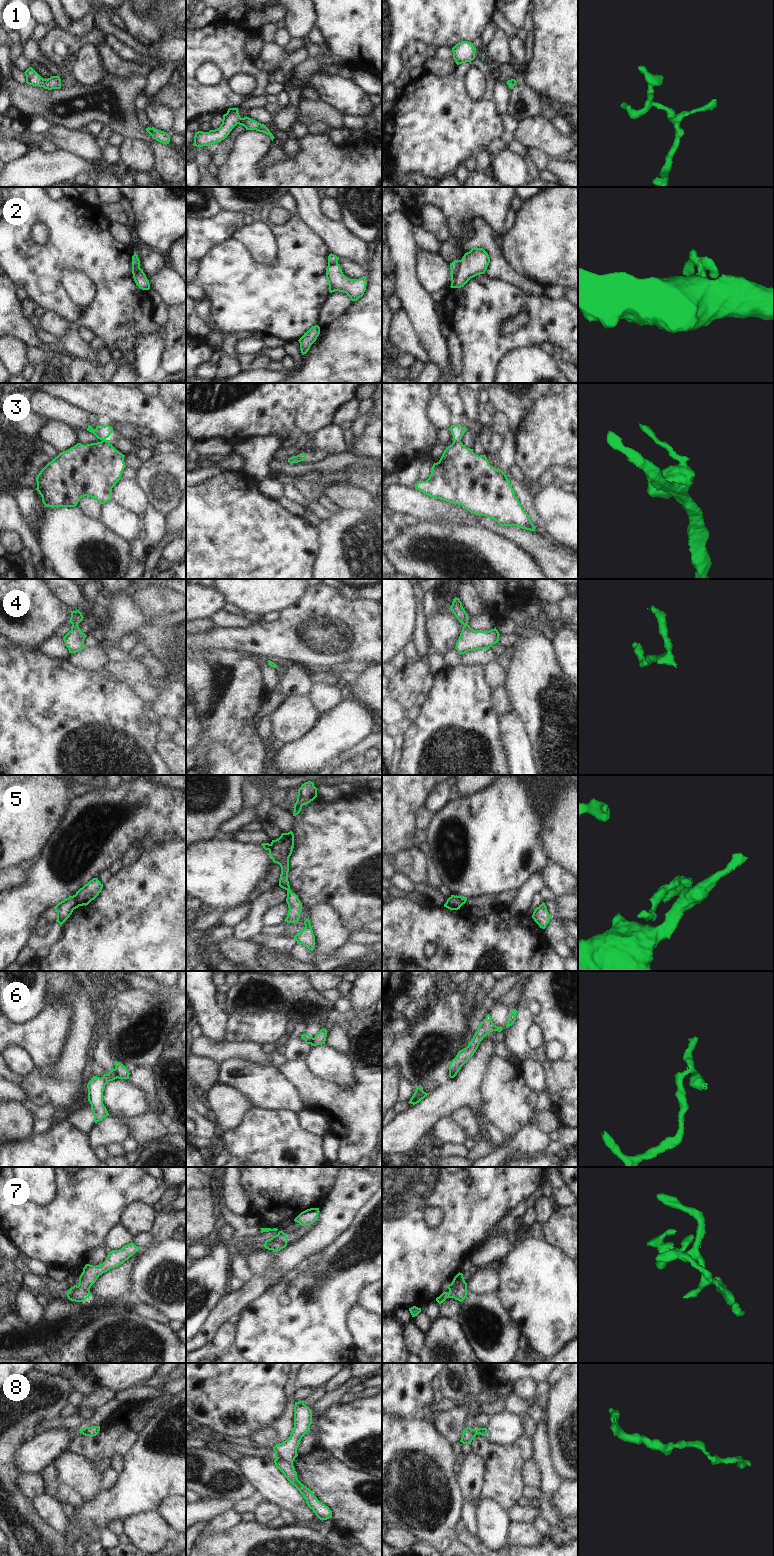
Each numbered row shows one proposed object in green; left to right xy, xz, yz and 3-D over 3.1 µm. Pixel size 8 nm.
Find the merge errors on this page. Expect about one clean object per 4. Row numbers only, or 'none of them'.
2, 3, 5, 6

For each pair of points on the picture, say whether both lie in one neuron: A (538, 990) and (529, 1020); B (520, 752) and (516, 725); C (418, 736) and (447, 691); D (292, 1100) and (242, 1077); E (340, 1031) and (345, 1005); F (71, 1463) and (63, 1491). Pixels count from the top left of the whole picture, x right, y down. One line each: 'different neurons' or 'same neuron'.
A: same neuron
B: same neuron
C: same neuron
D: same neuron
E: different neurons
F: different neurons

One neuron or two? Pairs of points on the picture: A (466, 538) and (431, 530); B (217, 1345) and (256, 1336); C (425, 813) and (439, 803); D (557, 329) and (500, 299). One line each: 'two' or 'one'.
A: one
B: two
C: two
D: one

